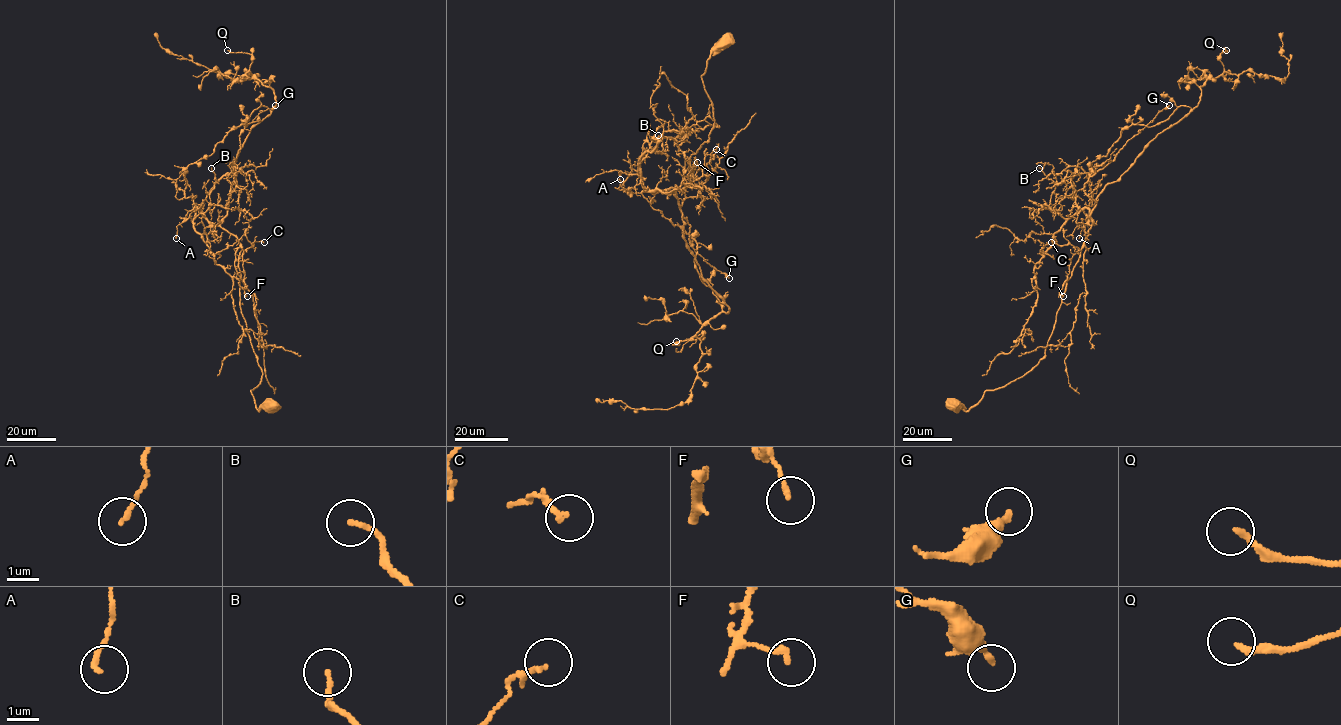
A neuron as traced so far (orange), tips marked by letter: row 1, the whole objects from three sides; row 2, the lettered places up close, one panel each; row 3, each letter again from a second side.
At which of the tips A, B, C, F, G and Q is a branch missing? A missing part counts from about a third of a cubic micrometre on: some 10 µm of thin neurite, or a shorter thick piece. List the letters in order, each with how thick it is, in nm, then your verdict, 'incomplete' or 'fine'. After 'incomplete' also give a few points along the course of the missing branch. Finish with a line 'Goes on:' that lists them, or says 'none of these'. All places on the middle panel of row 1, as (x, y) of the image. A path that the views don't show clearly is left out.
A: 150 nm thick; fine
B: 140 nm thick; fine
C: 170 nm thick; fine
F: 180 nm thick; fine
G: 240 nm thick; fine
Q: 190 nm thick; incomplete
Goes on: Q

